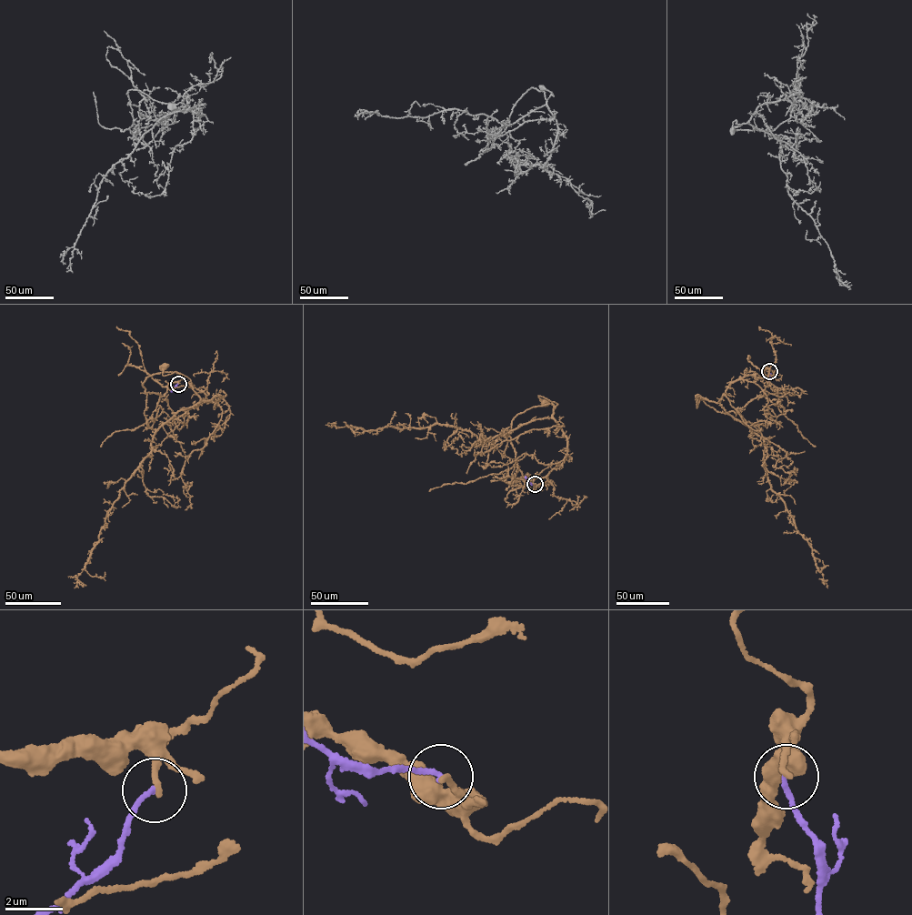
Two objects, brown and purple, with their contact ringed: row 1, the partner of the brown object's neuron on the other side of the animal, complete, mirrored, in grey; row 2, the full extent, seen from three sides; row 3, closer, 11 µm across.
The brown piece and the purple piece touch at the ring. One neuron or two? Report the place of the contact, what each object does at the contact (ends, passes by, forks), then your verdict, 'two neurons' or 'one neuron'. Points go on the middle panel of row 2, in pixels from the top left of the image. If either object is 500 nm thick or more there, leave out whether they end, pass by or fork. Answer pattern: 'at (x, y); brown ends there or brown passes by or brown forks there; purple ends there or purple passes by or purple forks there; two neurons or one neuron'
at (535, 484); brown ends there; purple ends there; two neurons

